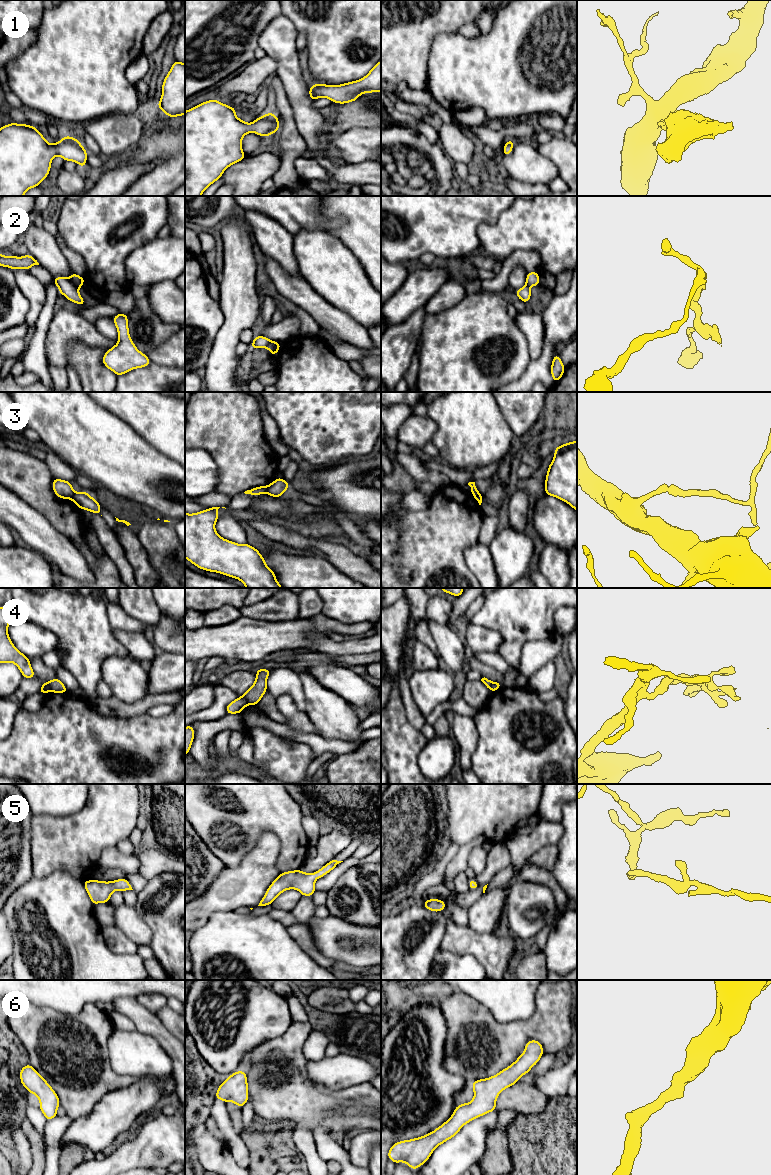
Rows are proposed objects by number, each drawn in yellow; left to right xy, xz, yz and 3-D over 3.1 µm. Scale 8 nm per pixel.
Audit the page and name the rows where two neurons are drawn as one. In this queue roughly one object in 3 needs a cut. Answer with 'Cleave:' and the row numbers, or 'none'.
Cleave: 2, 3, 4

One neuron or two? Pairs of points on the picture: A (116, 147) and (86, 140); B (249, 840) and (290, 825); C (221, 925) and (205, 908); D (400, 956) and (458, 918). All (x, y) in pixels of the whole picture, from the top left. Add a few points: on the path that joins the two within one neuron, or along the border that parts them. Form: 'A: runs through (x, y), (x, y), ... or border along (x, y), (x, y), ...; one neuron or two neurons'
A: border along (78, 132), (88, 133), (95, 140), (101, 154); two neurons
B: runs through (258, 829), (262, 825), (279, 825); one neuron
C: border along (234, 910), (214, 911), (208, 920), (195, 930); two neurons
D: runs through (414, 951), (443, 920); one neuron

